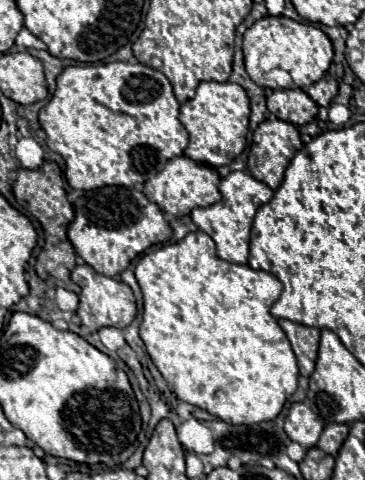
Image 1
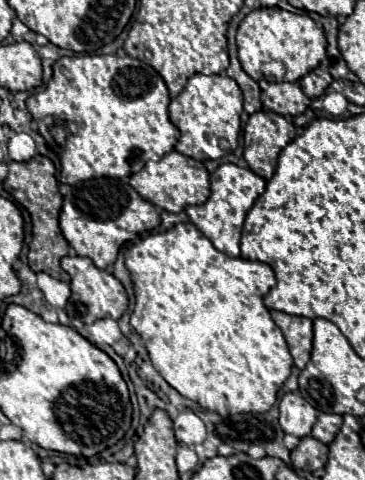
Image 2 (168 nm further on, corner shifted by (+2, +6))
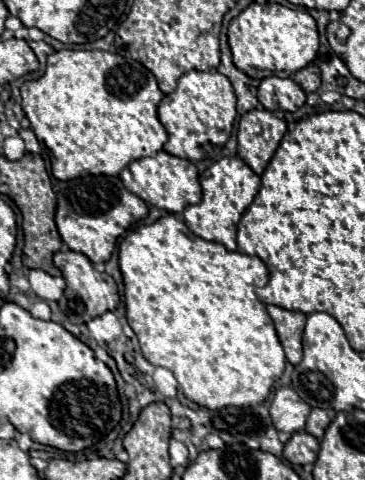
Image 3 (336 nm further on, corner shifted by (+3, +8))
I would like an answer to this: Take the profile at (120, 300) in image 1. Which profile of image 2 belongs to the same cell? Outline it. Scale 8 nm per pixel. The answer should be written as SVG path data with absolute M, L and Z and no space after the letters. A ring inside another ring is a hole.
M66 256L62 258L62 268L70 274L70 286L72 286L72 306L68 304L66 310L70 316L80 318L84 324L92 324L100 318L114 318L118 320L126 308L128 308L128 294L118 278L114 278L110 272L100 270L94 266L90 258L82 256Z

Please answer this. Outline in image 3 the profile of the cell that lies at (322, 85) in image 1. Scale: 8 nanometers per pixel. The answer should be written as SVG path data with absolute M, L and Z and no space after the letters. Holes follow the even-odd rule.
M309 64L301 70L297 70L293 74L293 80L297 80L297 84L301 84L301 88L309 94L309 92L315 92L321 86L321 72L315 64Z

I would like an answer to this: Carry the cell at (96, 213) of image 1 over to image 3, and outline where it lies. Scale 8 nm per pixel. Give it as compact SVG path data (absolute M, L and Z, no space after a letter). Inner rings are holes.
M83 176L67 182L53 178L53 190L57 194L55 224L61 240L73 252L85 254L91 262L109 260L121 230L125 232L149 212L147 204L139 196L131 194L117 176Z

